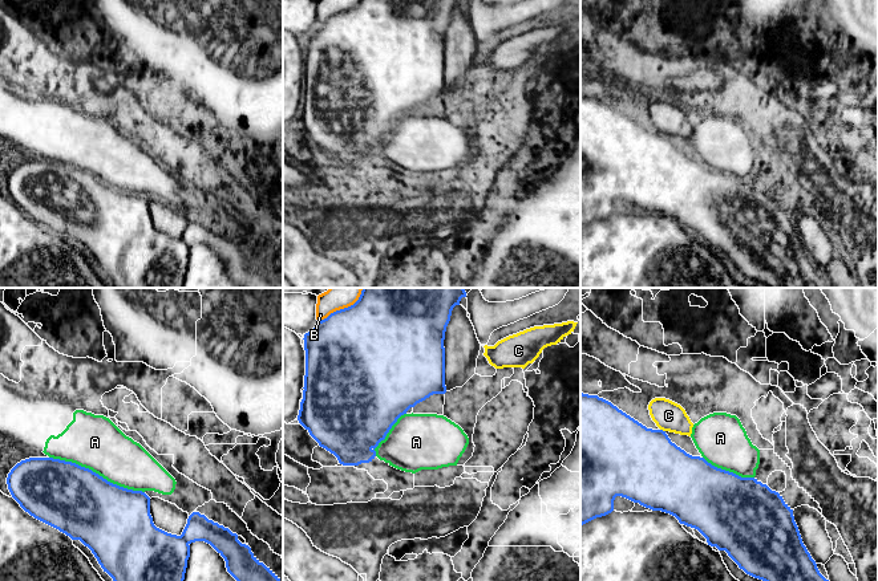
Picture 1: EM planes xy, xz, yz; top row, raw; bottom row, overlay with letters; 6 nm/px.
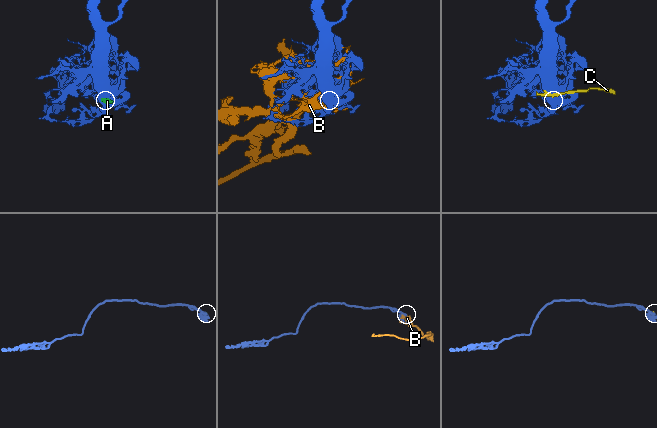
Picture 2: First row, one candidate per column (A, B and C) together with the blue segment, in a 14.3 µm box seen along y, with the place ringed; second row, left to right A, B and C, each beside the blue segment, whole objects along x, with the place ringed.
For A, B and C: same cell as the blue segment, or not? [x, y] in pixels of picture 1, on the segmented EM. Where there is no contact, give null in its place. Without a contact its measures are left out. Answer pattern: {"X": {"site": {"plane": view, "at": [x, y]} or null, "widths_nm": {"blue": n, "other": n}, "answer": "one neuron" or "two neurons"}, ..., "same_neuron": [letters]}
{"A": {"site": {"plane": "xy", "at": [97, 474]}, "widths_nm": {"blue": 420, "other": 320}, "answer": "two neurons"}, "B": {"site": {"plane": "xz", "at": [344, 308]}, "widths_nm": {"blue": 500, "other": 190}, "answer": "two neurons"}, "C": {"site": {"plane": "yz", "at": [662, 430]}, "widths_nm": {"blue": 460, "other": 180}, "answer": "two neurons"}, "same_neuron": []}

